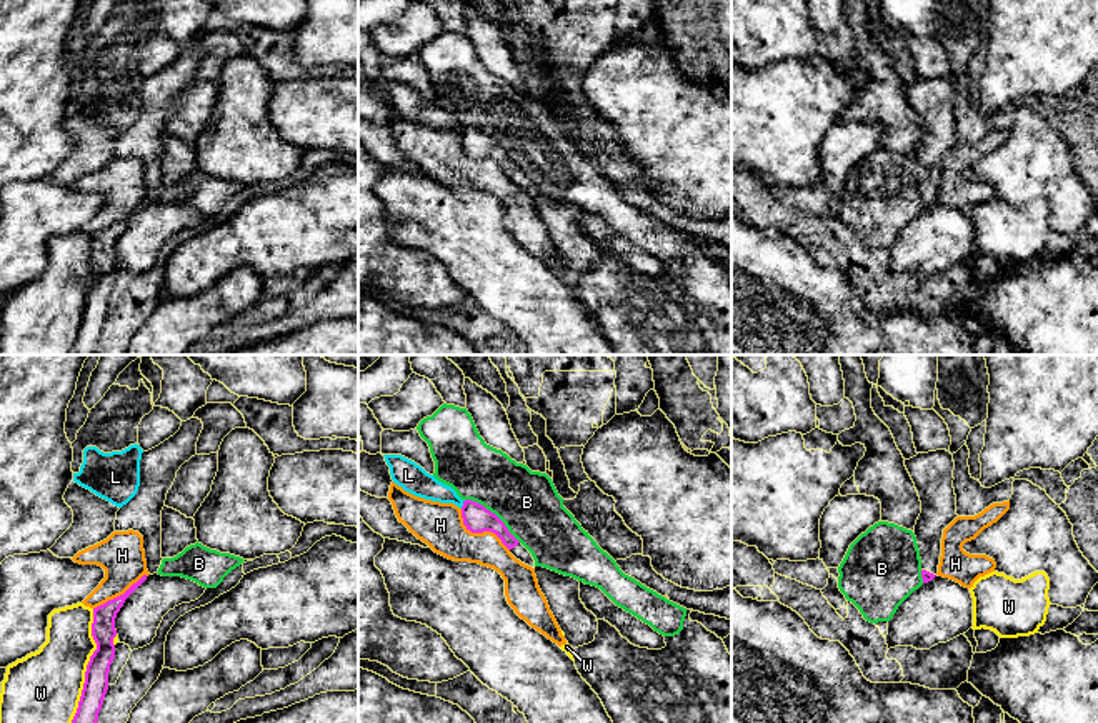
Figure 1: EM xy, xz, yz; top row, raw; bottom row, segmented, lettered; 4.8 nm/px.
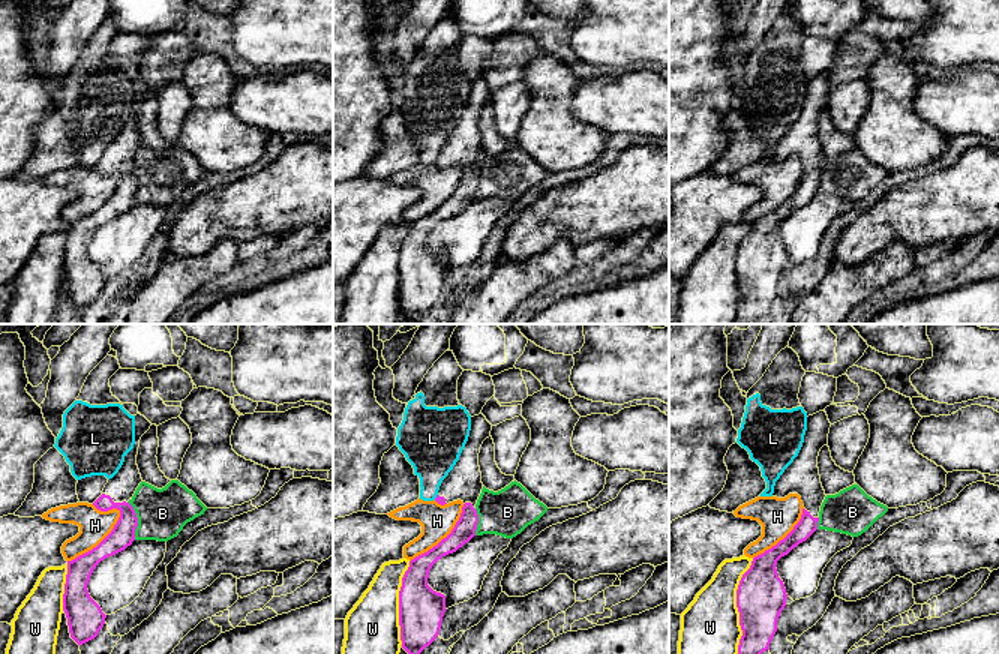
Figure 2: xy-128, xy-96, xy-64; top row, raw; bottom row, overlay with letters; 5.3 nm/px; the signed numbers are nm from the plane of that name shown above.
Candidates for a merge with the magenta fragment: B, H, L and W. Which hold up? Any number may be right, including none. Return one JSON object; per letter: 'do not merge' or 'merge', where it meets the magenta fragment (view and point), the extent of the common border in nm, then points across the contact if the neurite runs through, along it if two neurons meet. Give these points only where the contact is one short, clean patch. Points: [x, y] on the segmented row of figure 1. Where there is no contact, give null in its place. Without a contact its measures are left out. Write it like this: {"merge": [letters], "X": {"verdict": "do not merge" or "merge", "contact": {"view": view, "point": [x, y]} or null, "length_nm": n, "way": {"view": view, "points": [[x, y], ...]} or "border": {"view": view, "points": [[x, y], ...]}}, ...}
{"merge": [], "B": {"verdict": "do not merge", "contact": {"view": "xz", "point": [494, 513]}, "length_nm": 340}, "H": {"verdict": "do not merge", "contact": {"view": "xz", "point": [480, 532]}, "length_nm": 320}, "L": {"verdict": "do not merge", "contact": {"view": "xz", "point": [464, 503]}, "length_nm": 50, "border": {"view": "xz", "points": [[465, 500], [460, 507]]}}, "W": {"verdict": "do not merge", "contact": {"view": "xy", "point": [87, 665]}, "length_nm": 550}}

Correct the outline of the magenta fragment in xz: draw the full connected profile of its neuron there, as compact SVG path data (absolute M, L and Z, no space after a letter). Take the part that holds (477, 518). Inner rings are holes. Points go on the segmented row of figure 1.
M465 500L462 506L462 518L467 530L472 533L495 533L517 560L535 568L532 553L508 531L505 523L483 505Z

